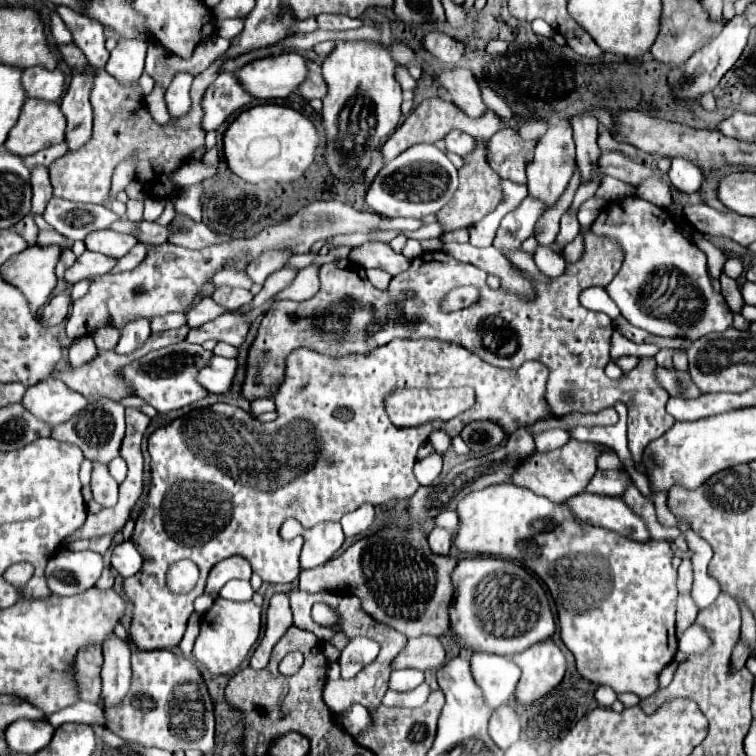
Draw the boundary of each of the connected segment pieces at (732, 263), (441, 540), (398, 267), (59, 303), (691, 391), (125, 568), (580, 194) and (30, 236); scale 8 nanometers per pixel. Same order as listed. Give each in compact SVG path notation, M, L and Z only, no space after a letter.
M732 257L727 259L726 266L723 271L730 276L730 278L739 278L743 273L743 263L739 257Z
M434 528L428 536L428 544L430 544L430 550L440 554L440 556L446 556L452 548L452 534L450 532L444 532L440 528Z
M366 242L358 248L354 248L348 258L352 262L358 262L358 265L363 268L386 270L386 272L390 272L390 276L396 276L396 274L408 270L408 258L402 254L396 254L384 242Z
M60 292L56 296L52 296L52 300L44 306L42 314L40 314L40 322L46 326L56 326L60 324L68 314L68 306L70 306L70 296L66 292Z
M656 366L656 380L670 396L680 396L680 398L700 398L702 396L696 384L692 384L690 372Z
M122 542L112 552L112 568L122 576L134 576L142 568L142 556L132 542Z
M591 180L581 184L575 193L572 204L570 204L570 208L568 208L568 212L576 212L582 203L595 195L599 186L600 182L596 180Z
M28 214L28 216L24 216L24 220L20 220L20 224L16 224L14 226L14 232L16 234L20 234L30 246L34 246L36 244L36 236L38 236L38 226L34 224L34 220L32 220L32 216Z

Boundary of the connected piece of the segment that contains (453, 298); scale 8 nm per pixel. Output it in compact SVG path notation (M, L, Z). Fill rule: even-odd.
M460 286L460 288L454 288L450 292L450 296L444 298L444 310L446 312L452 312L452 310L460 310L464 306L470 306L472 302L476 302L476 288L468 288L468 286Z

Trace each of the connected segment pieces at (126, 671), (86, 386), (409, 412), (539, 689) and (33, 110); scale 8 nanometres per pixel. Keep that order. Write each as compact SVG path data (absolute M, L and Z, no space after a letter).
M108 636L102 644L104 648L104 666L102 666L102 696L100 708L118 706L124 694L128 692L128 684L132 678L130 670L130 644Z
M108 350L108 352L100 352L96 358L92 358L90 362L78 366L78 368L72 368L68 366L68 370L58 370L54 372L54 378L60 378L62 382L66 382L72 390L84 394L86 398L96 398L96 396L106 396L106 398L112 398L112 400L118 400L126 394L132 394L128 392L128 388L124 388L124 384L120 384L120 378L116 376L116 368L122 368L126 364L126 358L116 354L114 350Z
M394 388L384 406L388 418L396 426L418 426L426 420L450 420L452 416L472 408L474 390L466 388L464 394L434 394L426 388Z
M552 640L530 646L528 650L512 656L512 662L522 670L514 692L516 702L522 706L530 706L554 690L566 672L566 660Z
M26 100L20 112L20 118L16 122L16 126L10 130L4 148L20 158L26 158L28 154L34 154L42 148L48 148L52 144L58 144L64 140L64 130L66 130L66 118L60 112L60 106L54 104L46 104L44 100Z

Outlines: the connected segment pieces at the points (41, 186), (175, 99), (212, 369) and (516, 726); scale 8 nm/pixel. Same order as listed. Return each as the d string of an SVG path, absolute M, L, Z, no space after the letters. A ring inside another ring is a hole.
M34 166L30 170L32 178L30 178L30 184L32 184L32 212L34 214L42 214L48 200L52 198L52 186L50 186L50 180L48 180L48 168L46 166Z
M180 72L172 80L170 88L166 90L164 100L166 100L166 108L168 108L170 116L172 116L172 120L182 118L182 116L186 116L190 112L190 104L192 104L190 94L188 94L190 92L190 84L192 84L192 76Z
M214 356L208 362L208 368L200 370L200 376L198 376L200 384L204 384L204 388L208 388L208 392L212 394L224 394L232 386L236 368L238 368L236 360Z
M510 706L496 708L490 718L488 732L500 750L510 748L520 736L520 722L518 722L518 714L514 712L514 708Z

